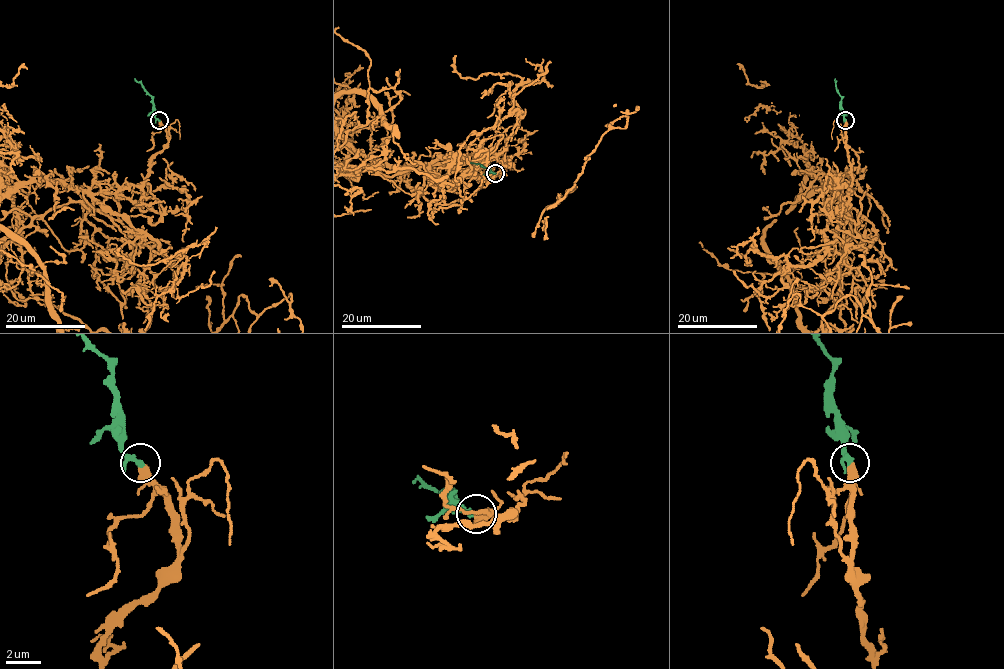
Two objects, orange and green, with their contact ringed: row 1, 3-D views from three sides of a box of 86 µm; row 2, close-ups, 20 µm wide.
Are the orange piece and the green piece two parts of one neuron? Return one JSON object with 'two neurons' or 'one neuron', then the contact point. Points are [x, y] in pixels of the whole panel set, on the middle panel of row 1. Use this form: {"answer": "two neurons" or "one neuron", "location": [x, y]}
{"answer": "one neuron", "location": [495, 173]}

